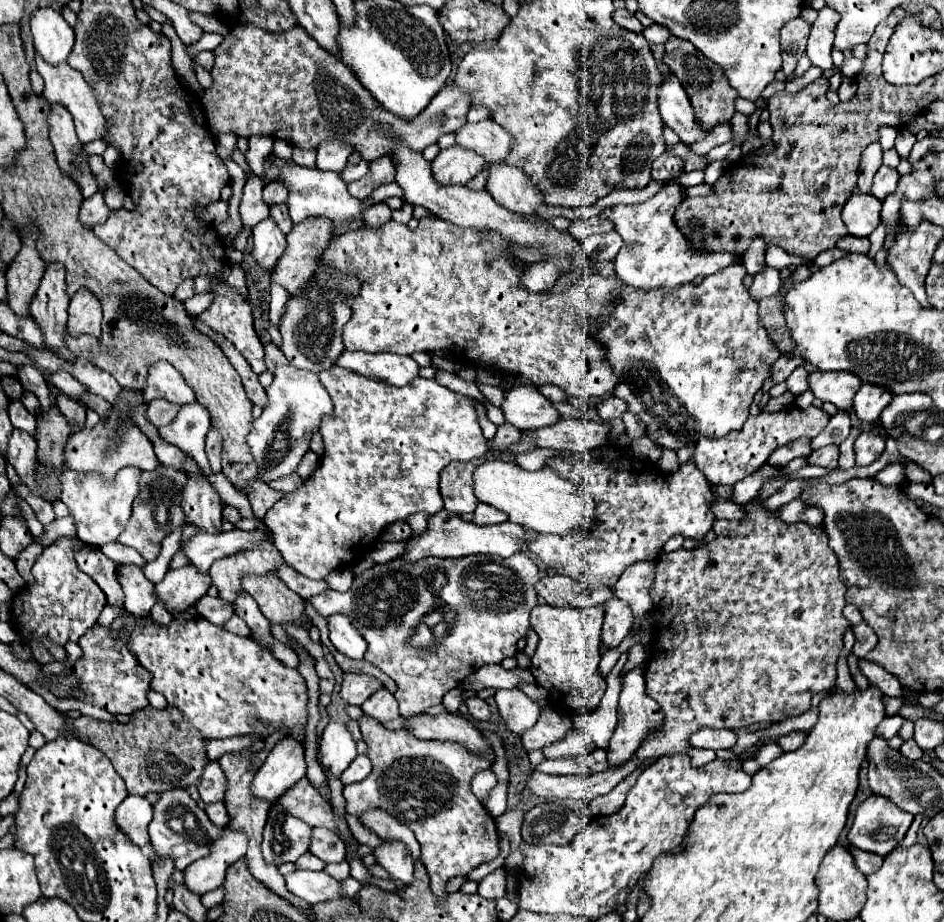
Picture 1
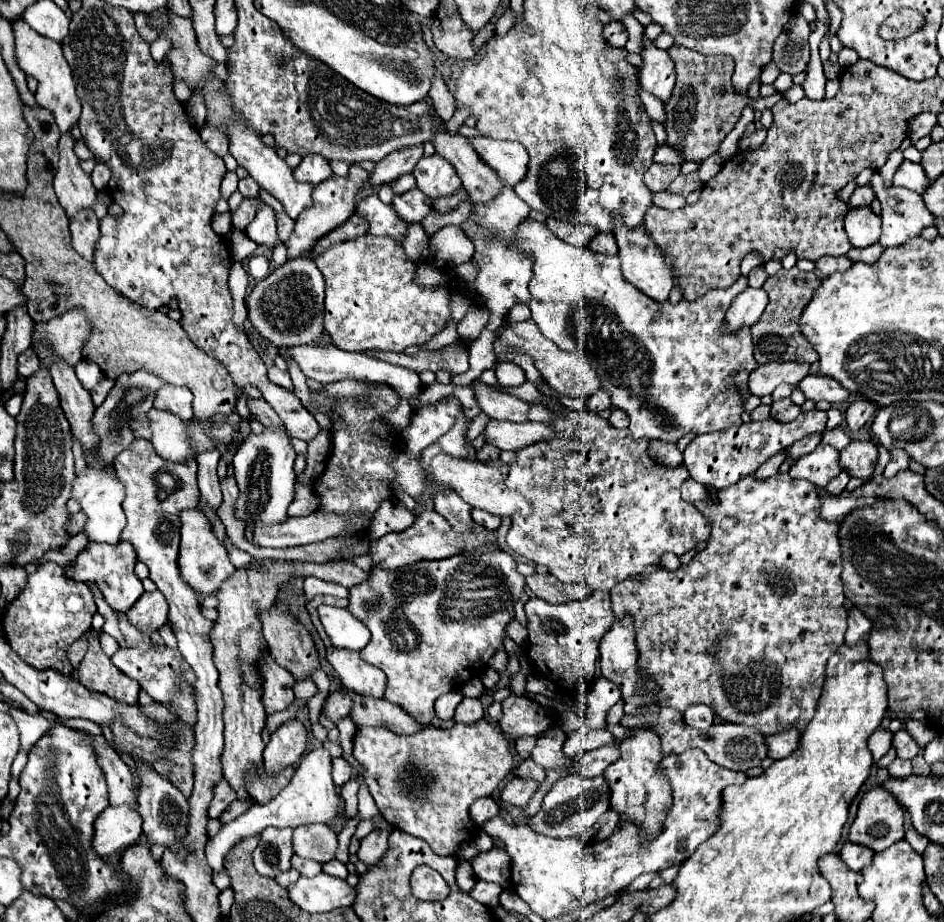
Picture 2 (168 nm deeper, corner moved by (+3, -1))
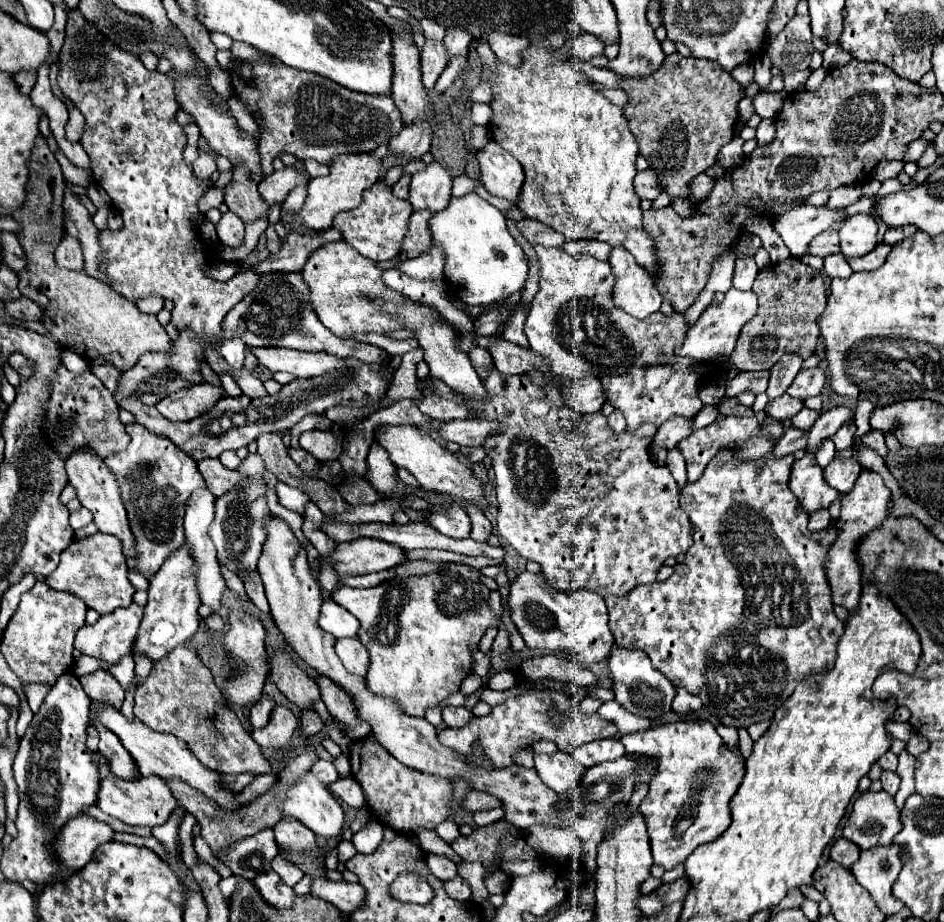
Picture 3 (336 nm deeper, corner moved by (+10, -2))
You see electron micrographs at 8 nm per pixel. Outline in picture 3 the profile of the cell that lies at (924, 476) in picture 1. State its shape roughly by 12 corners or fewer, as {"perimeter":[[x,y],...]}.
{"perimeter":[[882,432],[862,436],[866,448],[876,450],[882,458],[888,456],[888,446]]}

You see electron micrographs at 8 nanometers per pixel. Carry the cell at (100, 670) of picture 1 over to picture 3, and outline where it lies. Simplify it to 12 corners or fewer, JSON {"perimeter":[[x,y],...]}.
{"perimeter":[[106,670],[80,676],[92,700],[116,708],[124,702],[124,688]]}

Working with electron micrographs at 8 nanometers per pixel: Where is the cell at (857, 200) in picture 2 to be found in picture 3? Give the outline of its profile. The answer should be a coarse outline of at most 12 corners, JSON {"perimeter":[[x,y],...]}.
{"perimeter":[[800,206],[772,220],[792,256],[844,220],[846,208]]}

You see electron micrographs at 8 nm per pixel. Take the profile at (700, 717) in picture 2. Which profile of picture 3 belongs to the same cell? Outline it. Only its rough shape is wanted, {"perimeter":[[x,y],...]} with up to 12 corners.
{"perimeter":[[676,686],[672,710],[680,714],[698,712],[702,702],[698,696]]}

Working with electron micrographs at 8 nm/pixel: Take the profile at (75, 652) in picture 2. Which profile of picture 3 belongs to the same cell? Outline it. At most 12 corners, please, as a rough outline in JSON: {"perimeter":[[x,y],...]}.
{"perimeter":[[144,606],[84,624],[76,650],[116,664],[132,652]]}

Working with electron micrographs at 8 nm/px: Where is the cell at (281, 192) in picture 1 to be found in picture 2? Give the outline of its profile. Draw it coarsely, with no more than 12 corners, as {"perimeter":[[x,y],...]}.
{"perimeter":[[243,199],[231,211],[231,227],[245,231],[257,211],[257,199]]}

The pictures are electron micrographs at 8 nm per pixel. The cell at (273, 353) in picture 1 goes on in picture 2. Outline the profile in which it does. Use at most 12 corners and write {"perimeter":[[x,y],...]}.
{"perimeter":[[277,367],[269,369],[269,379],[283,389],[293,389],[287,371]]}

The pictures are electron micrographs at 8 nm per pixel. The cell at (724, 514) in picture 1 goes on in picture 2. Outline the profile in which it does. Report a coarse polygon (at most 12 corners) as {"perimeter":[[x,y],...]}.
{"perimeter":[[689,477],[681,485],[685,501],[707,497],[707,487]]}

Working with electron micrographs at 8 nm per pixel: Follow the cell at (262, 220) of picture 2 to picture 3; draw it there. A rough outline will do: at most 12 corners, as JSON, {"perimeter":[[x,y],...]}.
{"perimeter":[[234,166],[226,186],[228,208],[244,224],[268,216],[256,182]]}

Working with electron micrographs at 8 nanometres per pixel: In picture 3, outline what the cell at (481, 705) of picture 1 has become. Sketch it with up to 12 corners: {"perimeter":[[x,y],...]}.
{"perimeter":[[446,706],[444,724],[462,728],[472,720],[464,706]]}

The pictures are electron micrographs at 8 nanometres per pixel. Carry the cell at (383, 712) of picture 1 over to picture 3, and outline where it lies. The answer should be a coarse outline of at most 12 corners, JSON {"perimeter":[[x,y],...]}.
{"perimeter":[[358,638],[336,640],[336,654],[356,676],[368,674],[368,652]]}

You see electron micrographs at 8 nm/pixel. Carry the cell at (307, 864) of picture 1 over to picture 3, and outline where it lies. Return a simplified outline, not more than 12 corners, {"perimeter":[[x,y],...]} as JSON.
{"perimeter":[[284,856],[272,860],[272,870],[288,886],[296,886],[304,872]]}

